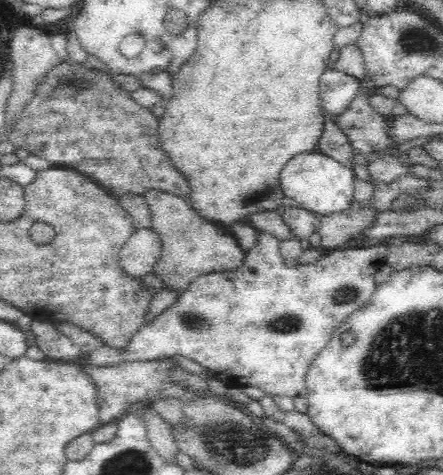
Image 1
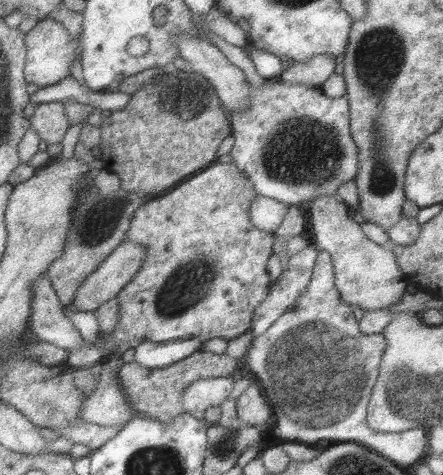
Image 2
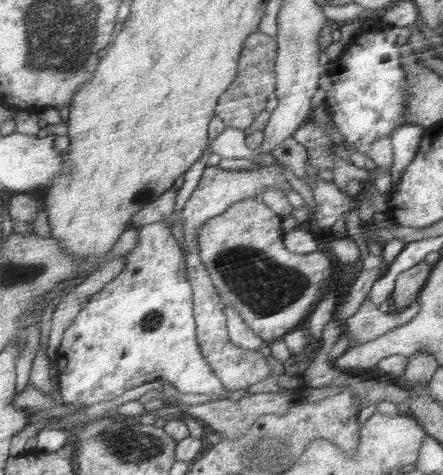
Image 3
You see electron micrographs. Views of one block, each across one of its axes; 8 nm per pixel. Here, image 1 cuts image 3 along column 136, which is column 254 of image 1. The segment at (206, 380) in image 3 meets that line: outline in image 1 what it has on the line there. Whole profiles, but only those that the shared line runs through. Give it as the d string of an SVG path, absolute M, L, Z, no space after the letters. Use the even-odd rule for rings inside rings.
M260 232L260 242L254 250L248 252L246 264L236 272L214 272L204 274L192 282L188 292L184 292L172 308L160 314L150 326L142 326L134 340L122 350L102 348L90 354L88 364L94 366L118 366L122 362L156 362L162 356L186 356L198 368L204 368L218 382L224 382L228 388L260 388L266 396L292 398L296 412L308 416L308 388L306 376L312 362L326 348L336 334L336 328L348 320L348 316L366 308L366 304L376 294L374 274L386 264L388 242L370 248L348 248L348 250L328 250L312 264L300 264L298 268L286 268L284 258L278 254L278 240L270 234Z

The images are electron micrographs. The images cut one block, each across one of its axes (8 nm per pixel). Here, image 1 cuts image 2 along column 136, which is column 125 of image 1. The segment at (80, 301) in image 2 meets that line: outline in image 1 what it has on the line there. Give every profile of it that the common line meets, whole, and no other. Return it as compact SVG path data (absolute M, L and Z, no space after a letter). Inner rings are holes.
M134 230L118 256L120 272L132 280L138 280L152 272L152 266L158 262L160 256L162 250L158 236L152 234L152 230Z

